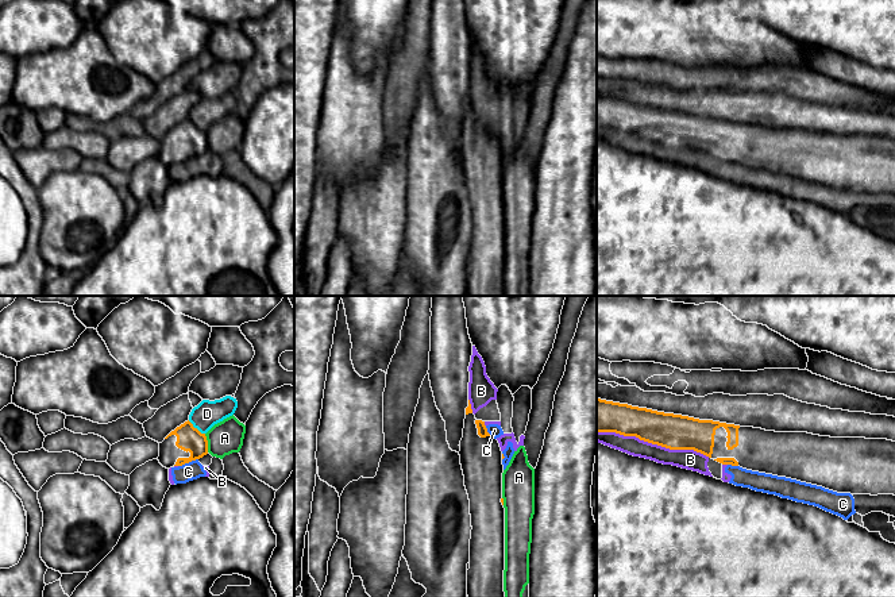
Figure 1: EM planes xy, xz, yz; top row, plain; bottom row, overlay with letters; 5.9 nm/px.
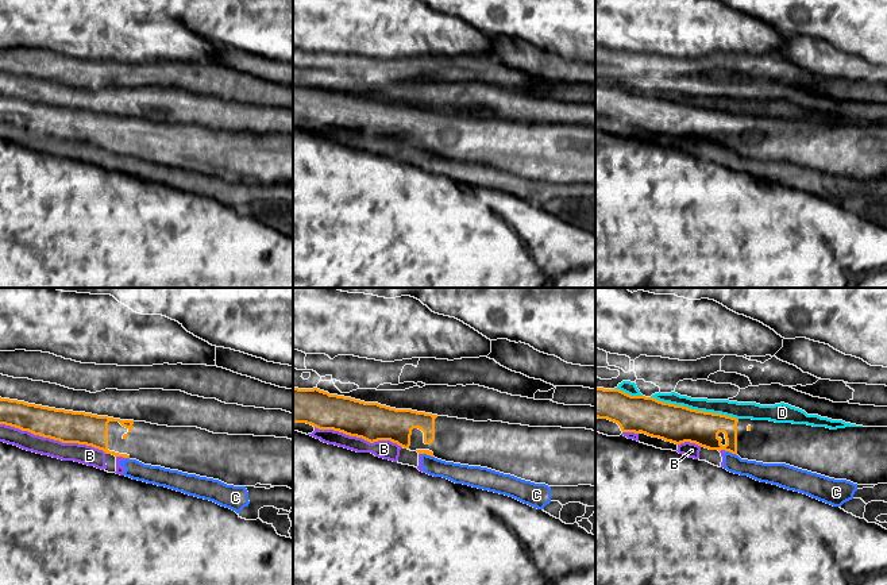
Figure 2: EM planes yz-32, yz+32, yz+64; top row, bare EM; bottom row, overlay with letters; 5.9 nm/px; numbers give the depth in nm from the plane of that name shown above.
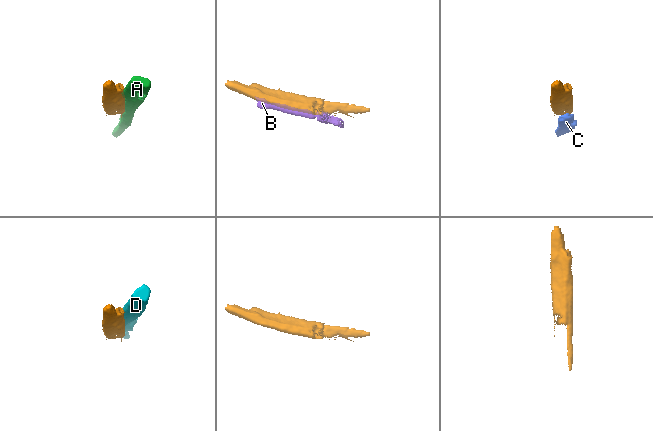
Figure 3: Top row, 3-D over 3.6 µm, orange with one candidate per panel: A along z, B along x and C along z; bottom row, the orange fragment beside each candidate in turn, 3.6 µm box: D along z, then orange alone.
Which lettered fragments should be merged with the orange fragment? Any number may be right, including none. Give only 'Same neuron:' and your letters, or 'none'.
Same neuron: none

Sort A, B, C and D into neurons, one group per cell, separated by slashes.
A / B C / D

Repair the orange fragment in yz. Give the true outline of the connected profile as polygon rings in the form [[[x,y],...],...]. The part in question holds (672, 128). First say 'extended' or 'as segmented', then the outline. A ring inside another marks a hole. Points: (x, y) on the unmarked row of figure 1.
extended | [[[597,96],[597,130],[636,134],[670,147],[694,147],[722,162],[786,174],[837,190],[895,193],[895,139],[887,136],[775,130],[664,111],[601,96]]]

